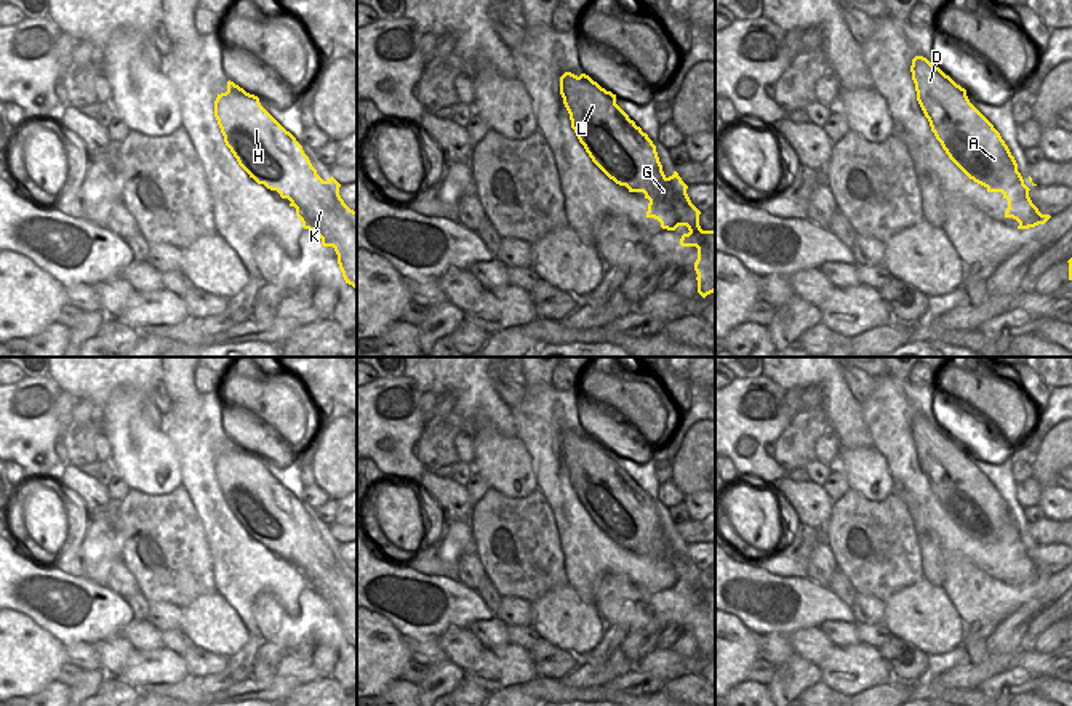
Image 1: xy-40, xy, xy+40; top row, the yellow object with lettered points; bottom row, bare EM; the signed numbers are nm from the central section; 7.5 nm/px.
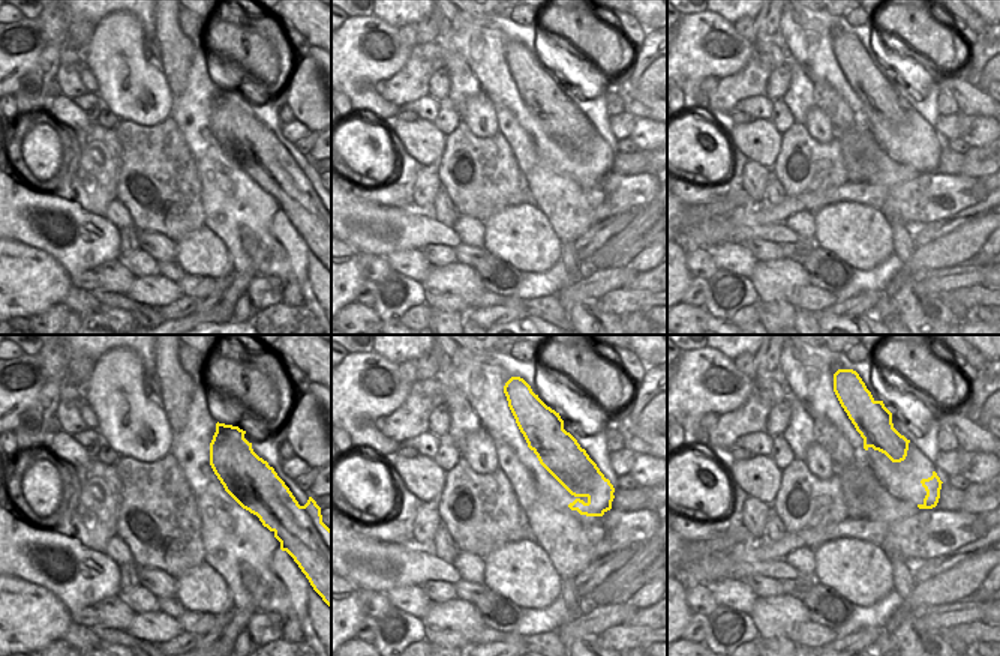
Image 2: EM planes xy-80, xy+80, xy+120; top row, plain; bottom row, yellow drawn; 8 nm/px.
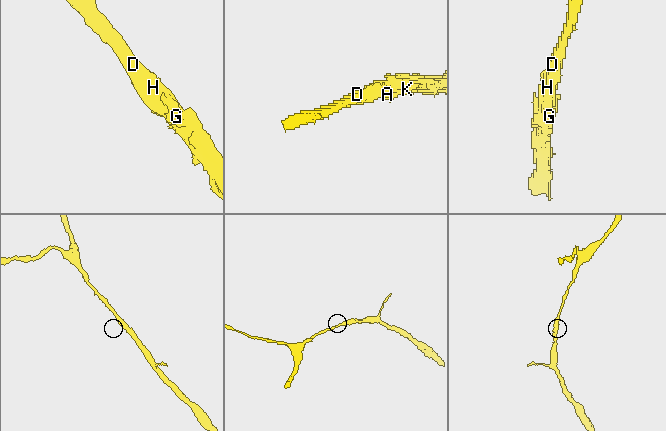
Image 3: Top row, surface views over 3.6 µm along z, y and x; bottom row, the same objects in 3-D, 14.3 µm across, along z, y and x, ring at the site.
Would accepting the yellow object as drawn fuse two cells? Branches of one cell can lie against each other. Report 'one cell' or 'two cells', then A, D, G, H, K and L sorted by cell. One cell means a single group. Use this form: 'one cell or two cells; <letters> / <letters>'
one cell; A D G H K L

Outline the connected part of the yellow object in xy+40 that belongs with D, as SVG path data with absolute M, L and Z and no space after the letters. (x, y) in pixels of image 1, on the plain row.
M923 415L912 418L910 431L915 442L917 459L949 517L970 538L984 544L987 551L1003 552L1003 557L1008 559L1005 576L1016 578L1019 581L1018 588L1045 583L1051 575L1042 573L1032 562L1029 556L1030 548L1024 543L1008 504L994 483L970 461L966 448Z

